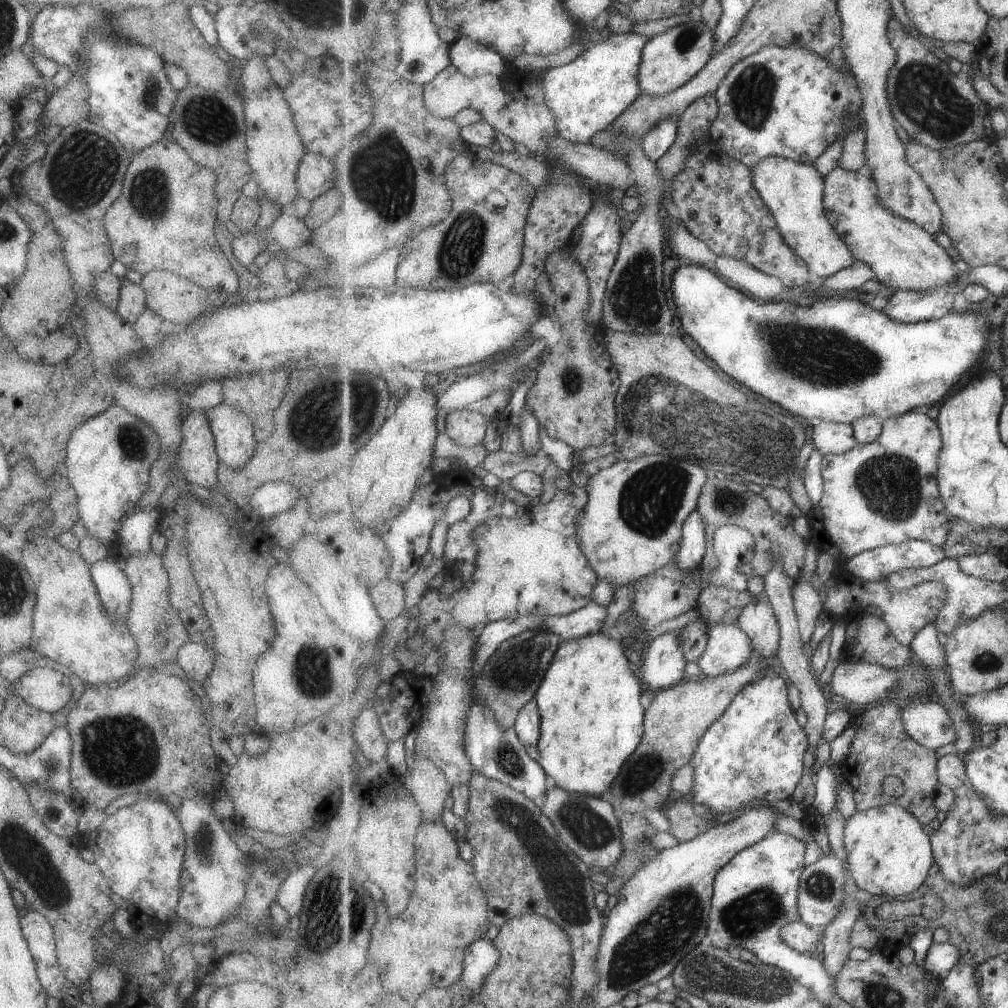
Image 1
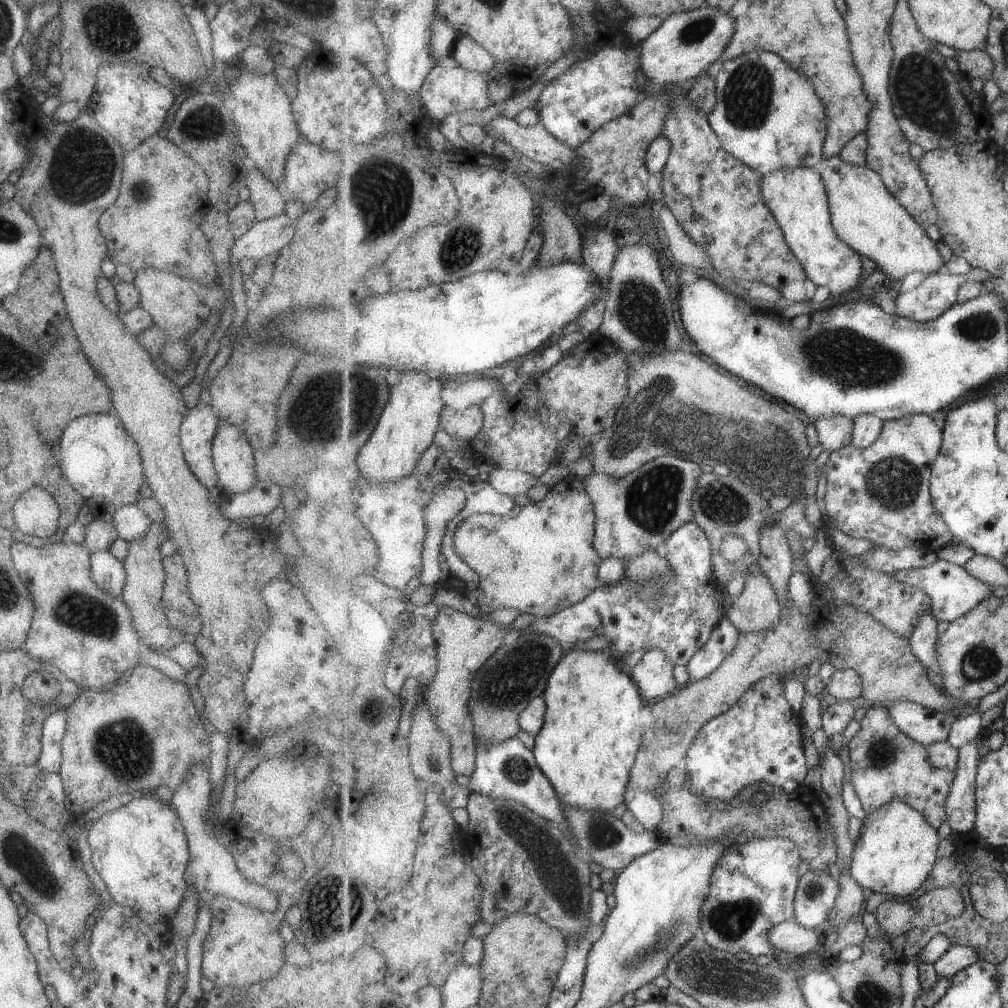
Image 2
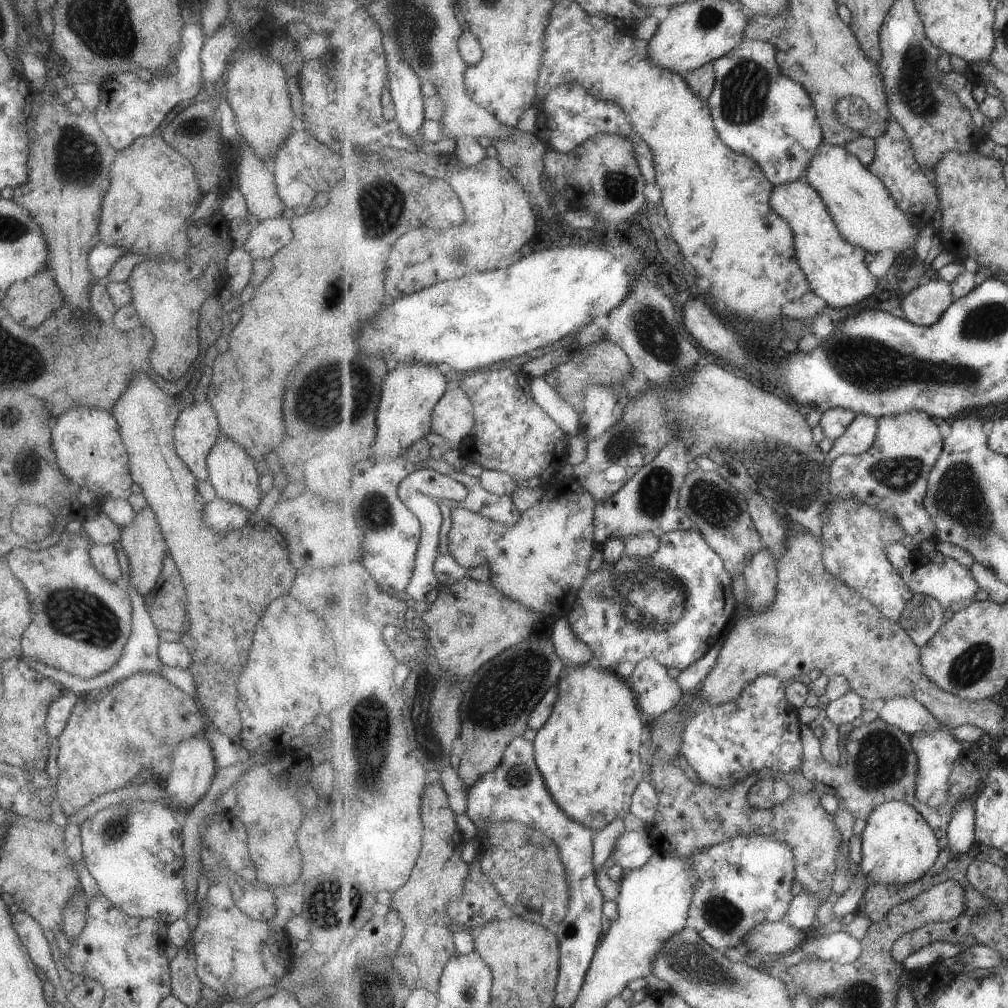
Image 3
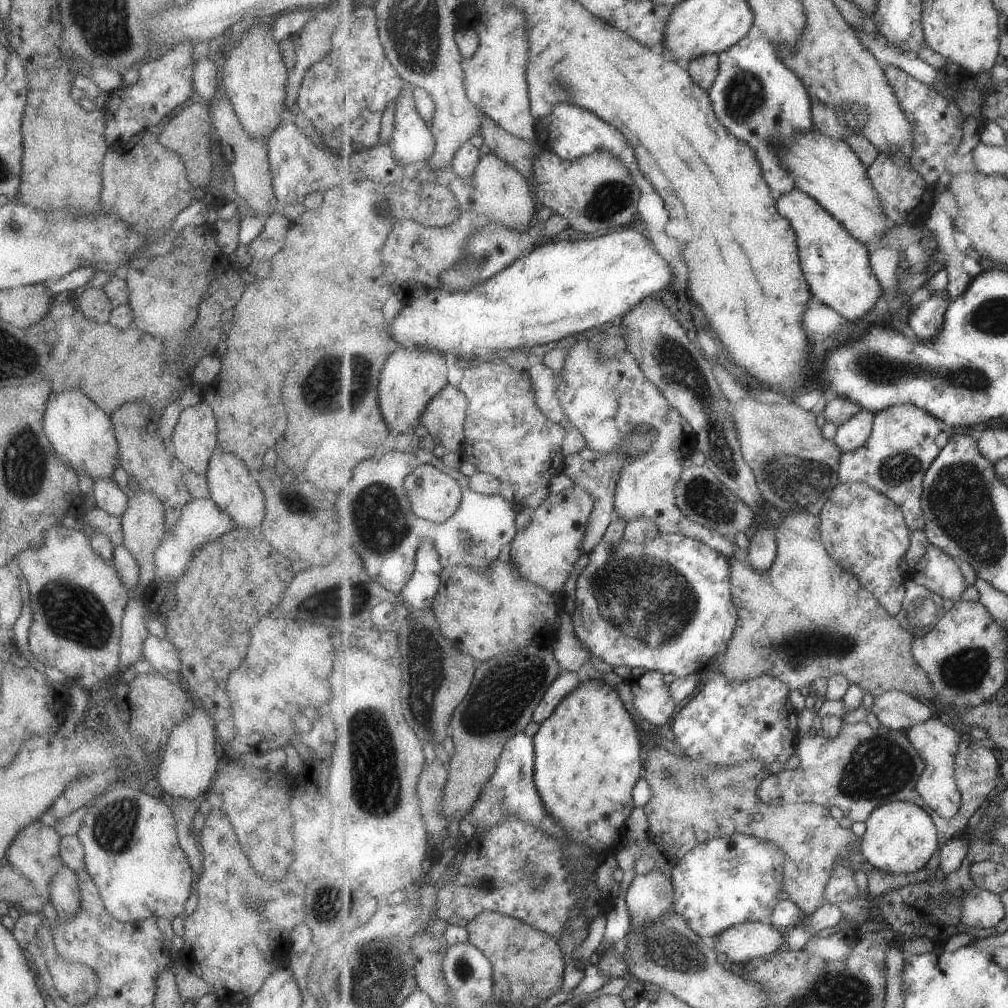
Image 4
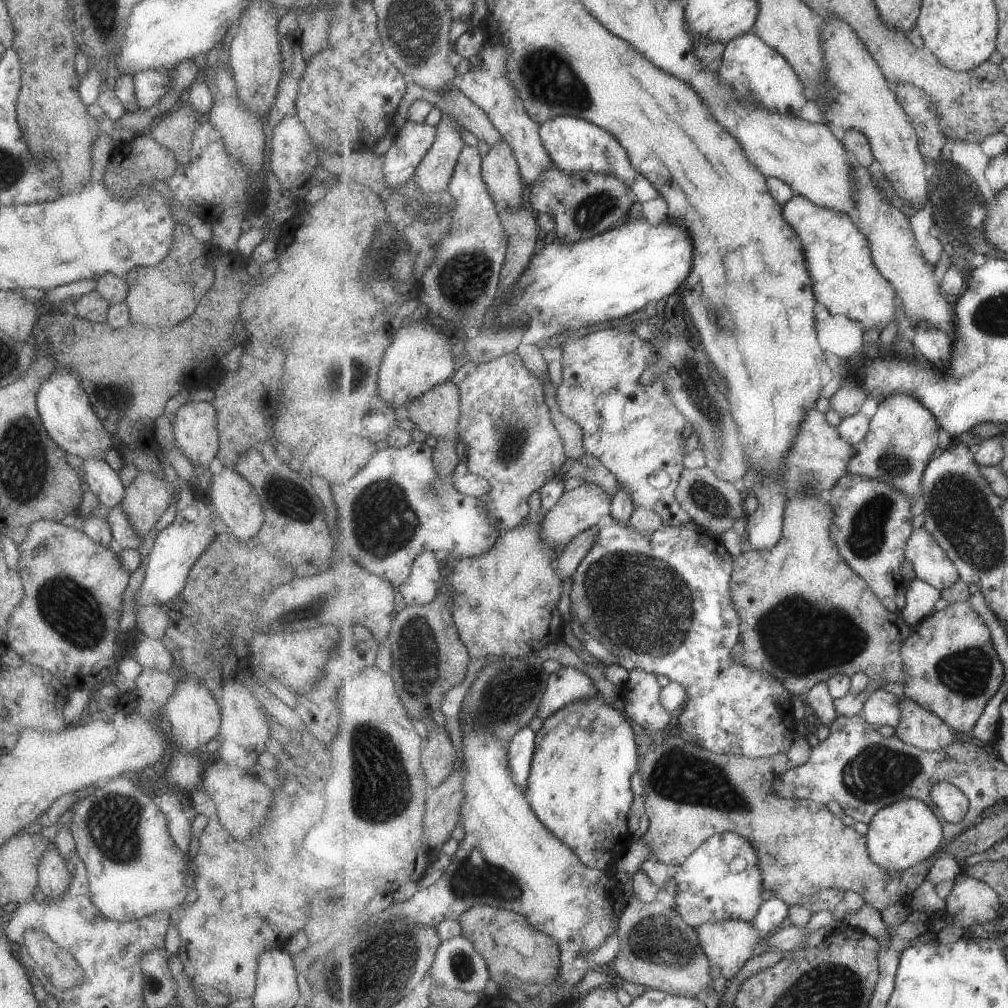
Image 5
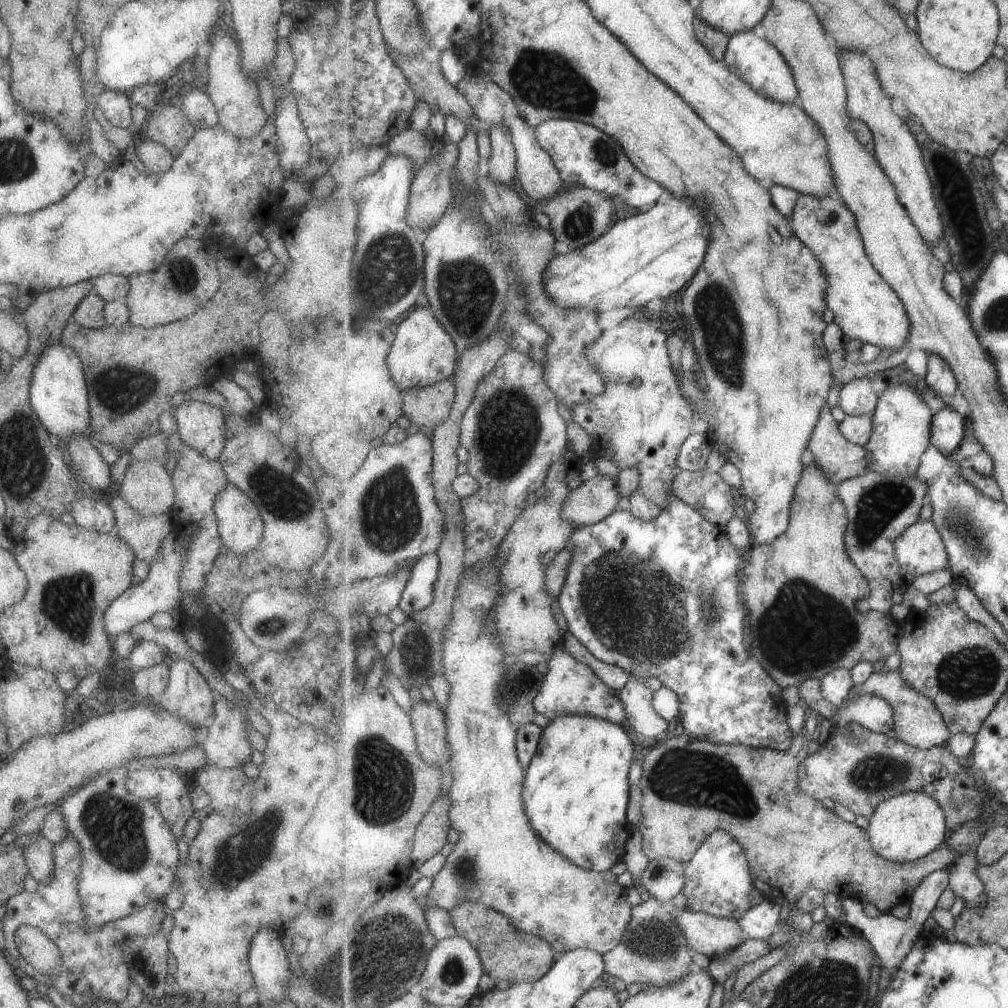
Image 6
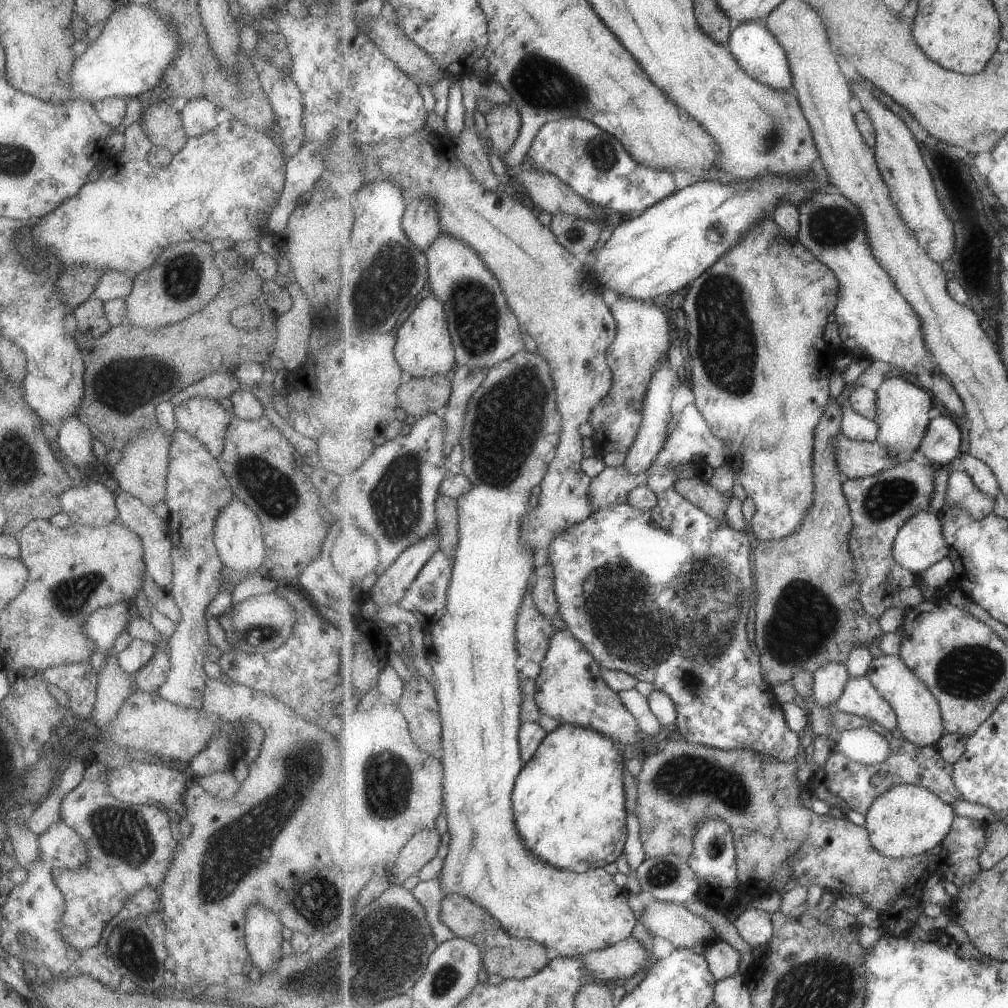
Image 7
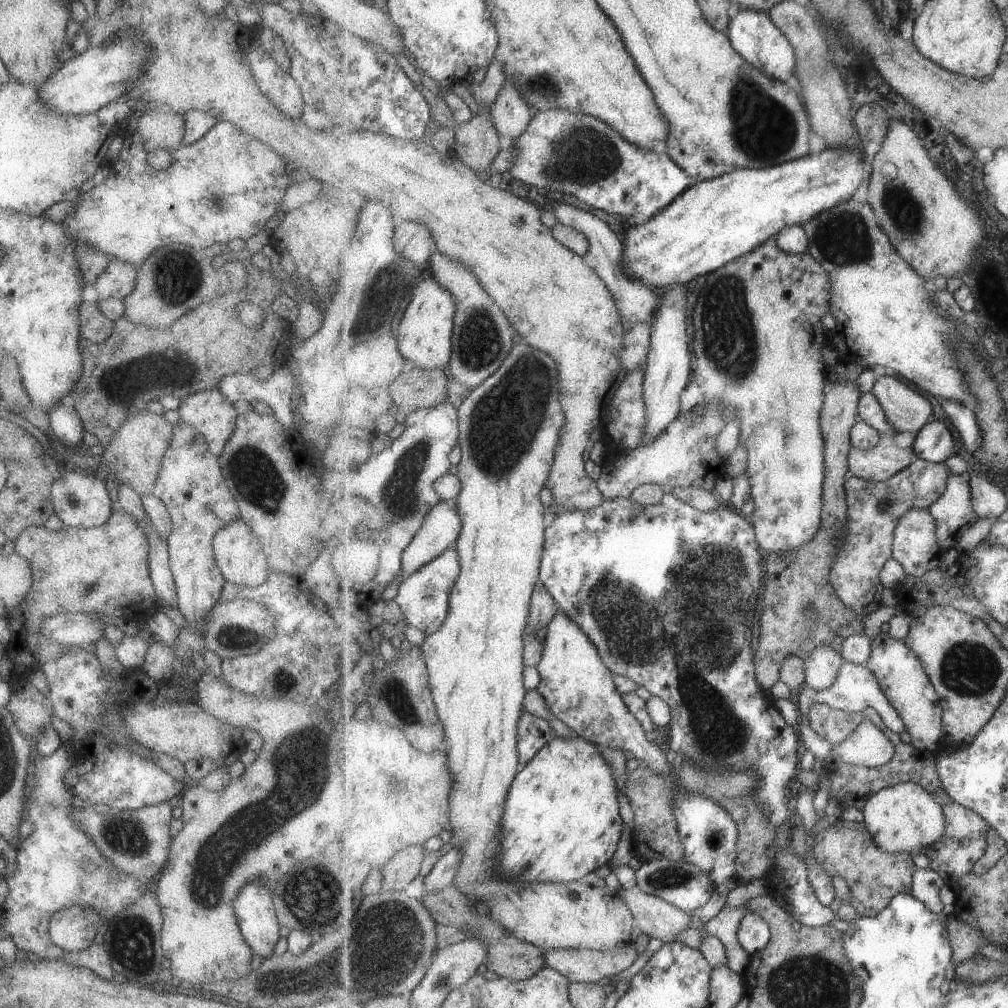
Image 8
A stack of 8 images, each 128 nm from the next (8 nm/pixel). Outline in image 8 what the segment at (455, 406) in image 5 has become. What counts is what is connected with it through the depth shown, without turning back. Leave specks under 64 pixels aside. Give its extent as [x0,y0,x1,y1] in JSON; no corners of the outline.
[389,366,450,414]

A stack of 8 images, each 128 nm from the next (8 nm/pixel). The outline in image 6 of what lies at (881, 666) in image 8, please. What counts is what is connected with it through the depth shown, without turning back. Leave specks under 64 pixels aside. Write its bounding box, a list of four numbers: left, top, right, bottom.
[849,667,952,749]

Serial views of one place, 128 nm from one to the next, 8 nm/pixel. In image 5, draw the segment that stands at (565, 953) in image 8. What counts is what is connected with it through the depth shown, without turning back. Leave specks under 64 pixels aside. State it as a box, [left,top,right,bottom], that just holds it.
[613,897,715,997]

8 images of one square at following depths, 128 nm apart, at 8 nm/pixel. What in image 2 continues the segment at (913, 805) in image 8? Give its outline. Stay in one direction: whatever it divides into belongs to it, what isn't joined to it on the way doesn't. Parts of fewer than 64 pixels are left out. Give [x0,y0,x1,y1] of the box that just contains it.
[851,800,941,899]

